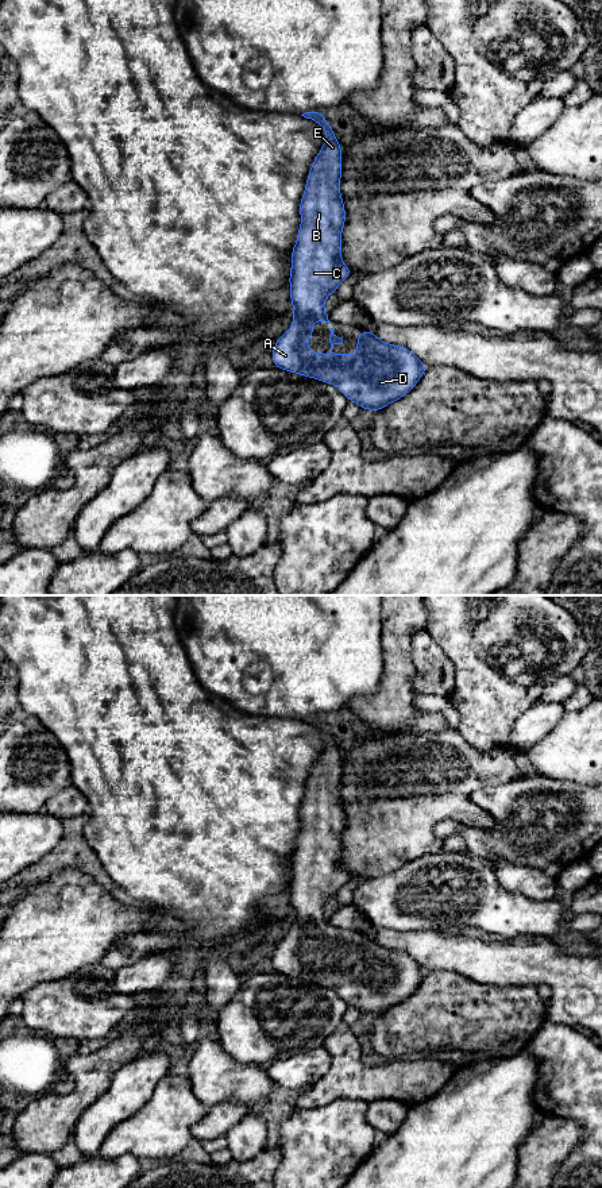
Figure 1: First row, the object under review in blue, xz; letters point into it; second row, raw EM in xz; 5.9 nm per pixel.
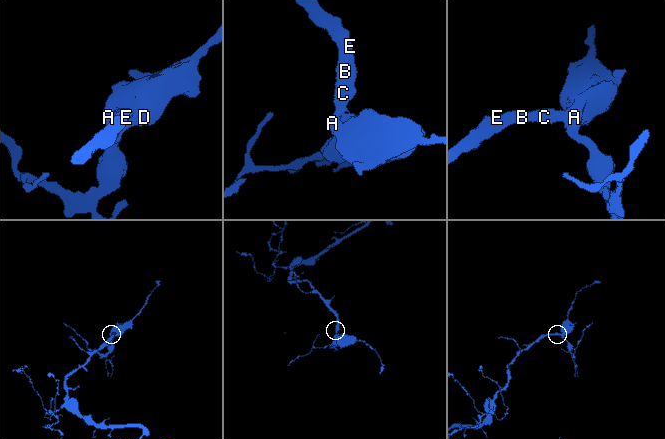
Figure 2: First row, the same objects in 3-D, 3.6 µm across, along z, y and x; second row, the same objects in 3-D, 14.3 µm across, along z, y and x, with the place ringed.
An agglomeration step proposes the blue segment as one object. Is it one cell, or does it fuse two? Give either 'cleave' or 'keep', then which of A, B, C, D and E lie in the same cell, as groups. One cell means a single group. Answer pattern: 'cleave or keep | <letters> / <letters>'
keep | A B C D E

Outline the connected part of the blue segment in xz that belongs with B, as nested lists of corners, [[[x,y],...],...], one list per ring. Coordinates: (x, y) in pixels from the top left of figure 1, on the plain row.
[[[320,716],[305,717],[301,721],[314,725],[325,734],[325,748],[310,771],[300,807],[301,830],[292,855],[289,882],[293,929],[277,944],[270,958],[275,972],[332,988],[348,1006],[356,1007],[362,1014],[378,1017],[408,999],[428,972],[410,954],[387,949],[368,936],[358,938],[356,958],[321,958],[306,953],[306,946],[313,941],[313,927],[331,927],[324,915],[325,903],[335,898],[352,875],[341,865],[341,836],[346,829],[340,799],[341,749]]]

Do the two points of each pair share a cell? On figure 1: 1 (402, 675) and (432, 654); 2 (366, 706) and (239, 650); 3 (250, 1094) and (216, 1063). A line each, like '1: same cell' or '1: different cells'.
1: different cells
2: different cells
3: same cell

